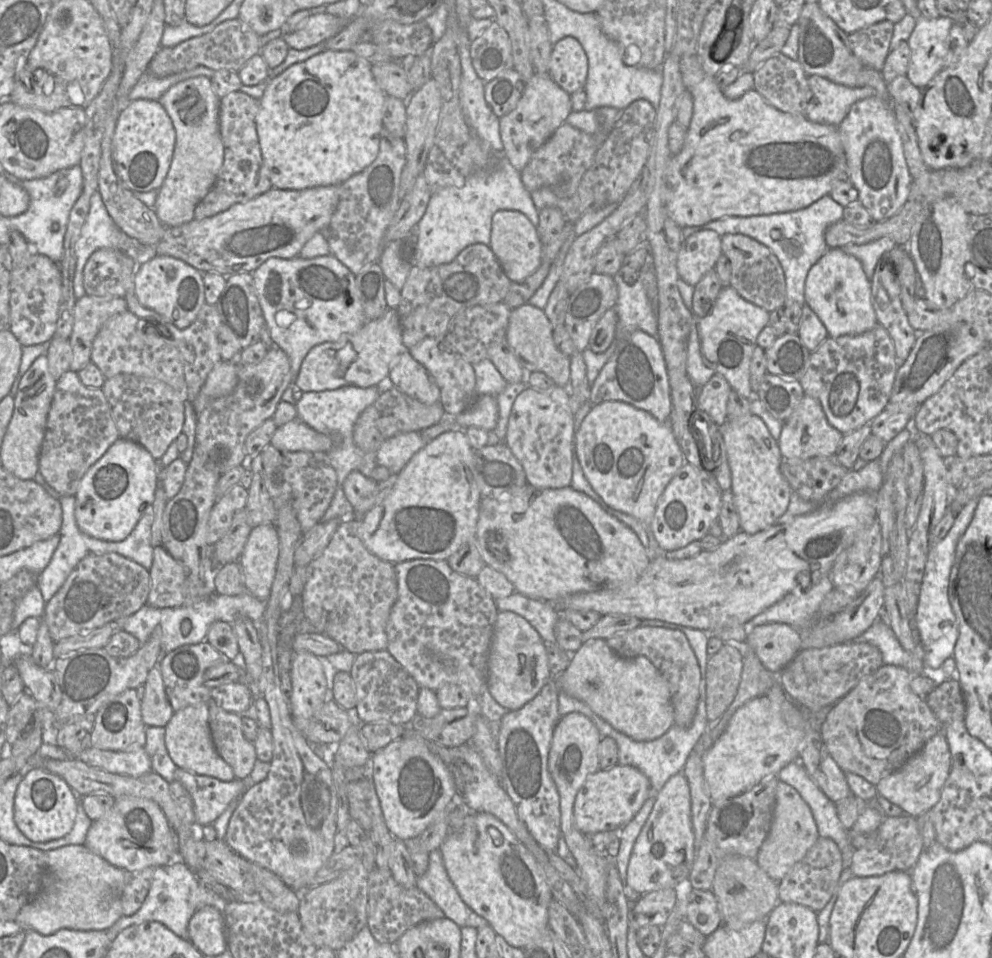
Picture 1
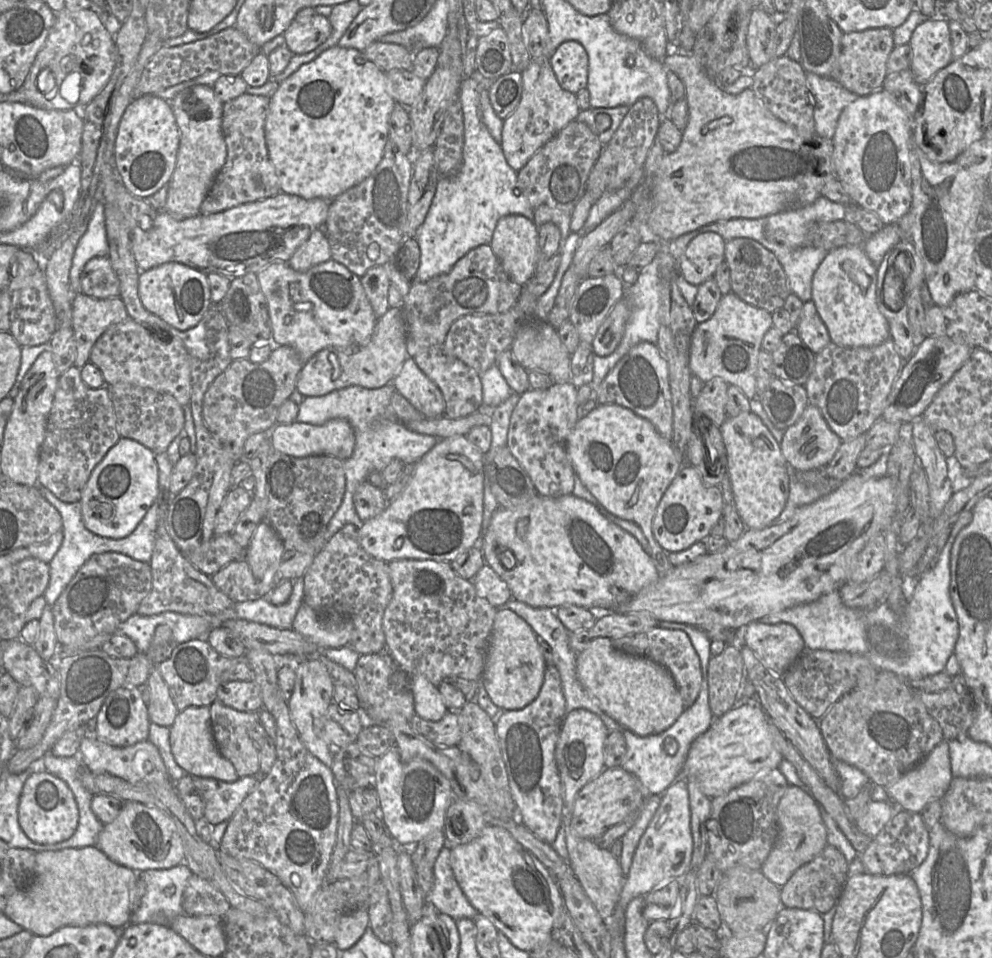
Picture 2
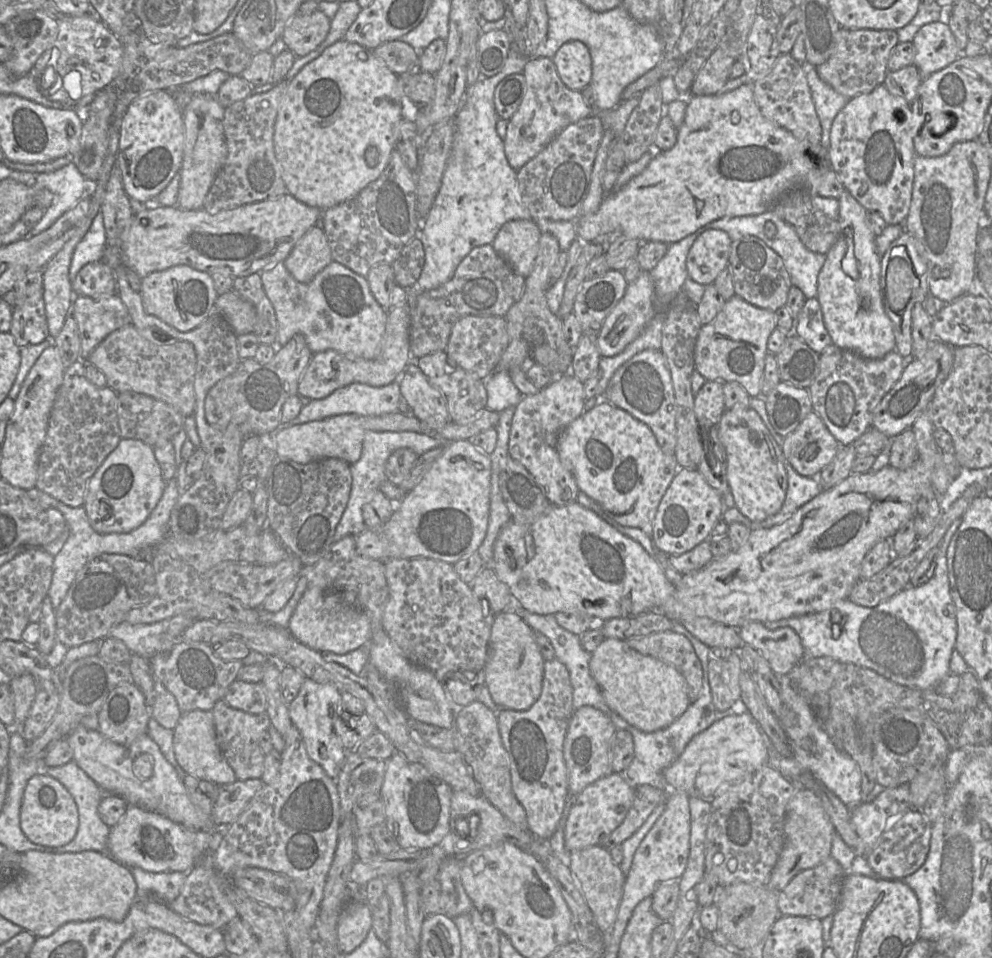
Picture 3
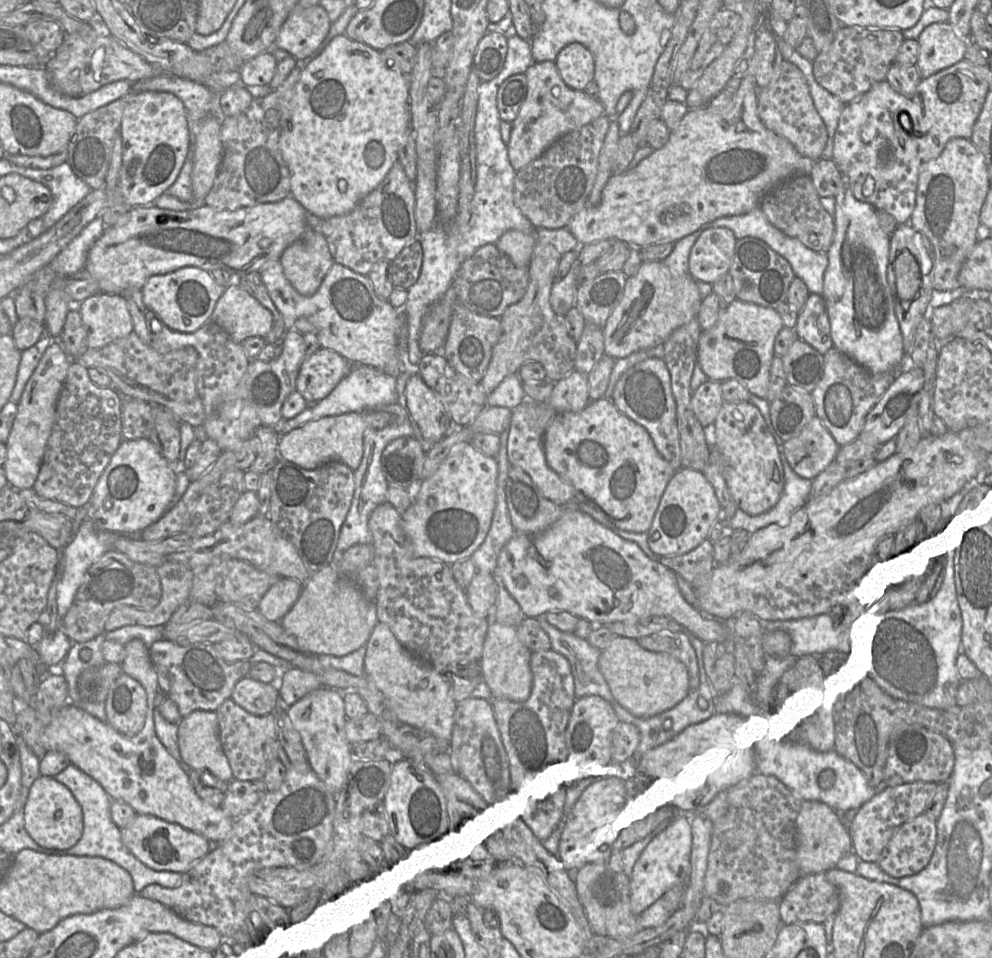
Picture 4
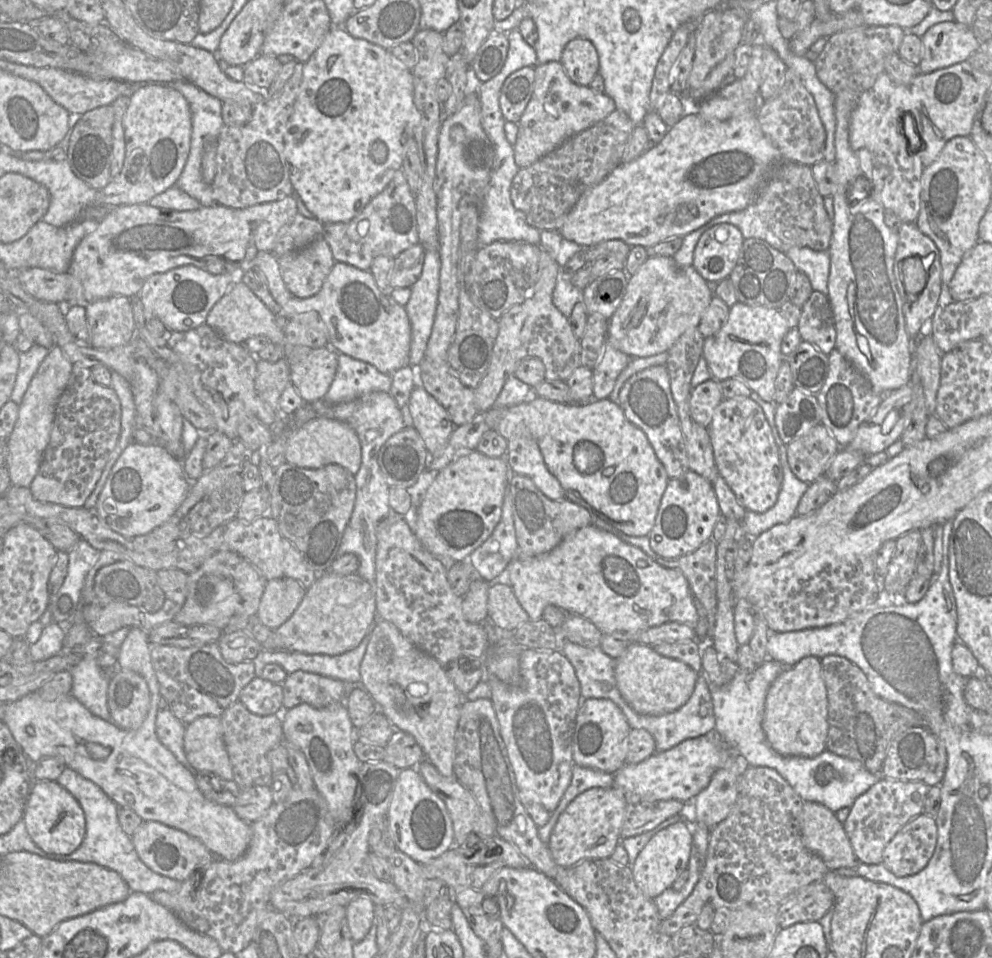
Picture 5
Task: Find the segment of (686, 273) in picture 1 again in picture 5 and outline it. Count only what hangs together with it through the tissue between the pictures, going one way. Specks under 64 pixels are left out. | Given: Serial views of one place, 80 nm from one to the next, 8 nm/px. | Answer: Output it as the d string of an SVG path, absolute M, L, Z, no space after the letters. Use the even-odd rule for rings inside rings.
M715 225L699 238L692 266L708 283L718 283L728 278L734 269L743 241L740 230L734 225Z

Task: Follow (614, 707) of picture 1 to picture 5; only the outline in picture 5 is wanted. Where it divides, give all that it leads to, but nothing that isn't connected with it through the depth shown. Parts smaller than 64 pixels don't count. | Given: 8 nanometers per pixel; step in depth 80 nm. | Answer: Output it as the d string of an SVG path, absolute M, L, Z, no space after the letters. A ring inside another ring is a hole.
M631 643L615 659L617 688L627 704L641 715L662 715L683 706L691 697L700 673L686 663L658 654L652 646Z

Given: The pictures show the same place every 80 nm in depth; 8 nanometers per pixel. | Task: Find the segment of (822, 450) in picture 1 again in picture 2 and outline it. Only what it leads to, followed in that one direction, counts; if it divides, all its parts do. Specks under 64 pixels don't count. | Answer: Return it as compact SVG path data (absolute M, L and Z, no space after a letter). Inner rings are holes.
M808 404L799 419L784 430L780 449L788 466L795 471L808 471L824 469L841 442L842 440L827 425L820 410L812 404Z

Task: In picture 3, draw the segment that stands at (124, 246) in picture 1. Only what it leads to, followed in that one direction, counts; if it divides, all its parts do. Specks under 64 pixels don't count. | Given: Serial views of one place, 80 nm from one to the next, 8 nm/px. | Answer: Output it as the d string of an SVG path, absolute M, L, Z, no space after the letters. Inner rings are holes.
M100 210L93 219L90 228L75 248L69 268L71 282L79 270L86 264L103 259L106 245L104 219Z

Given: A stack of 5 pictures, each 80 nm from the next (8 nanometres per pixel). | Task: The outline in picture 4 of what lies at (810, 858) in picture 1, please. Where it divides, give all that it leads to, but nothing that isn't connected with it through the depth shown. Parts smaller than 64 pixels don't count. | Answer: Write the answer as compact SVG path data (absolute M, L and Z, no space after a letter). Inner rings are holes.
M825 873L803 875L779 900L779 912L782 924L795 922L823 923L828 916L836 914L840 905L838 889L831 884Z

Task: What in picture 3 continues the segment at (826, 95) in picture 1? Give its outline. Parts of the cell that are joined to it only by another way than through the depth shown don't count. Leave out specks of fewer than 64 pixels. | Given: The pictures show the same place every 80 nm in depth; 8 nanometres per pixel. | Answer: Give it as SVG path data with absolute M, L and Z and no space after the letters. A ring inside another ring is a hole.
M804 61L801 63L805 73L814 107L820 121L822 136L821 145L829 149L830 130L838 112L846 105L849 98L836 92L830 85L822 81L816 72L816 67Z

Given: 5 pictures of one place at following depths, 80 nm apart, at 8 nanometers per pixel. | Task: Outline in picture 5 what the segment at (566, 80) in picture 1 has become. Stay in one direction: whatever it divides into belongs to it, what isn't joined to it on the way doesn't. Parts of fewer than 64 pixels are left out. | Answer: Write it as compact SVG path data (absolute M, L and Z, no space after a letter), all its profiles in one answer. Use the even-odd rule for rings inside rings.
M585 38L568 42L560 63L567 76L577 85L589 86L599 71L599 58L594 45Z

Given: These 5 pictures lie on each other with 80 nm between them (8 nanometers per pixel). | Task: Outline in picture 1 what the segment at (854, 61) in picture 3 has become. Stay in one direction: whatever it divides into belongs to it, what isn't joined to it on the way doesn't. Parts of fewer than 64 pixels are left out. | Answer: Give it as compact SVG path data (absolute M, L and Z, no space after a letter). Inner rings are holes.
M883 20L848 35L852 53L861 63L881 72L890 52L894 23Z

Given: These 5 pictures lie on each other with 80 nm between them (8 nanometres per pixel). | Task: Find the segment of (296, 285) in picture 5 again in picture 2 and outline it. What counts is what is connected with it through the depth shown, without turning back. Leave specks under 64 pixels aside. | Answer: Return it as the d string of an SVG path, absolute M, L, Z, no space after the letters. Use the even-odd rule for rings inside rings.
M315 229L308 239L296 249L287 263L297 272L306 272L313 266L330 259L328 239L319 229Z

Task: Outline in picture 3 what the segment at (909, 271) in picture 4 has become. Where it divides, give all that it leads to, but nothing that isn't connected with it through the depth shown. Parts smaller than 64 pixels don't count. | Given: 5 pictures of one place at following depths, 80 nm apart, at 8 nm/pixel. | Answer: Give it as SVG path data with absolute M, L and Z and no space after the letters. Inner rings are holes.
M895 257L888 263L886 271L886 298L889 307L901 311L912 294L914 268L911 260Z

